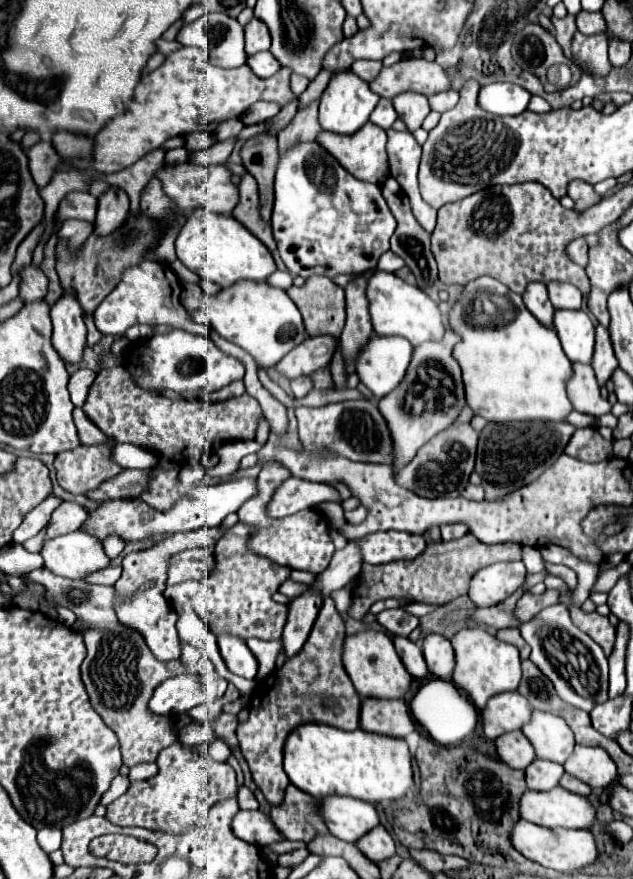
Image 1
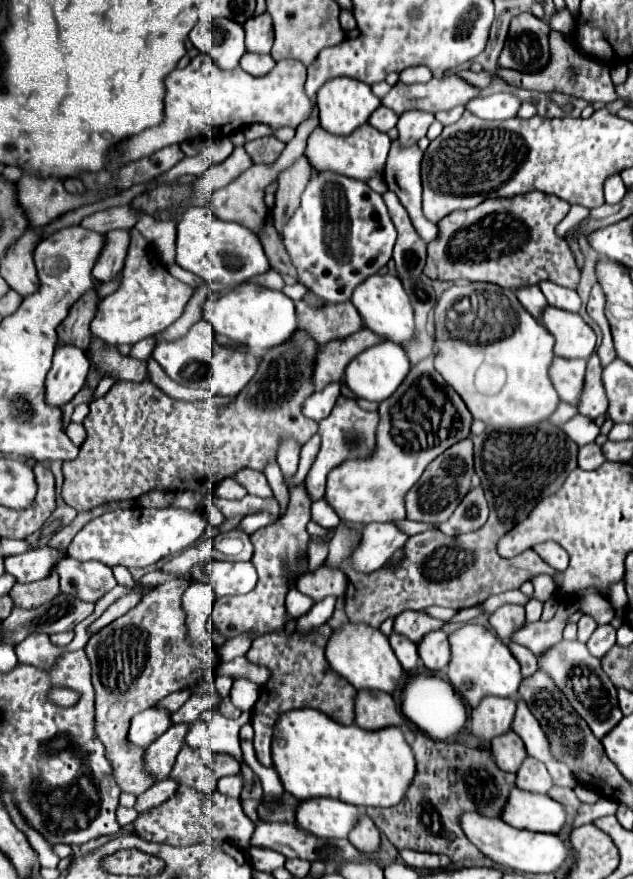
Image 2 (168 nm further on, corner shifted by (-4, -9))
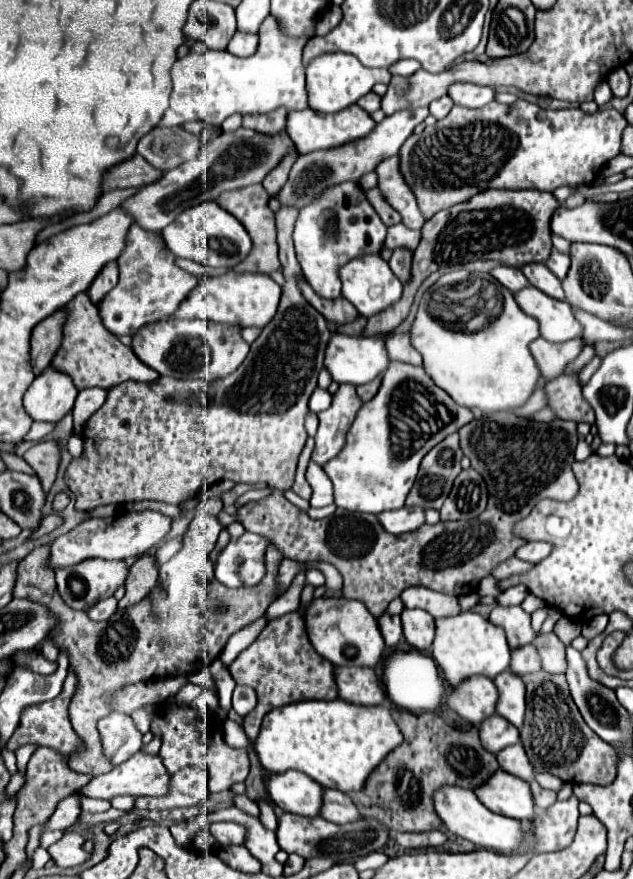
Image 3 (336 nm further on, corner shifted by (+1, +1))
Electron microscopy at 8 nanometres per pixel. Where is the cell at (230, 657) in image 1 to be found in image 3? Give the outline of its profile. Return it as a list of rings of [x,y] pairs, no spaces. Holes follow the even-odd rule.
[[[237,686],[233,692],[233,710],[239,716],[247,716],[255,706],[257,706],[255,690],[247,688],[247,686]]]

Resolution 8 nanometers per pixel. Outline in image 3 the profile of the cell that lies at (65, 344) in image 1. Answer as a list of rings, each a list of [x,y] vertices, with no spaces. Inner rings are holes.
[[[45,370],[37,376],[23,396],[23,406],[35,422],[61,422],[65,414],[73,410],[77,388],[71,378],[57,374],[57,370]]]

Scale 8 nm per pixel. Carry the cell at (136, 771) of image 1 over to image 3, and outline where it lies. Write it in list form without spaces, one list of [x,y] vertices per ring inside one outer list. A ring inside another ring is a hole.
[[[187,766],[173,774],[173,786],[165,798],[139,796],[135,808],[141,810],[169,810],[177,806],[197,806],[205,804],[209,798],[209,772],[205,766]]]

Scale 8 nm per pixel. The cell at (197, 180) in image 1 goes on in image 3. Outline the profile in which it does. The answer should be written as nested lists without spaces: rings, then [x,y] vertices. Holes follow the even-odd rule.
[[[261,184],[255,186],[245,186],[241,190],[233,190],[233,192],[225,192],[221,194],[215,201],[221,208],[225,208],[227,212],[231,212],[249,232],[251,240],[253,240],[253,248],[251,254],[245,258],[245,262],[241,262],[239,266],[235,266],[237,272],[261,272],[261,274],[269,274],[273,270],[279,270],[279,258],[277,258],[277,240],[275,240],[275,214],[269,208],[269,194],[265,192],[265,188]]]

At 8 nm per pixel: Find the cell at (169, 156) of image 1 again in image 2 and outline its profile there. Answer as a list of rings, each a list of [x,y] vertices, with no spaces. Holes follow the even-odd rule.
[[[192,206],[182,212],[178,222],[178,238],[176,238],[176,264],[200,276],[208,284],[218,282],[228,288],[234,288],[270,270],[268,258],[262,250],[258,236],[248,228],[244,228],[242,224],[224,222],[216,218],[208,206],[200,208]]]

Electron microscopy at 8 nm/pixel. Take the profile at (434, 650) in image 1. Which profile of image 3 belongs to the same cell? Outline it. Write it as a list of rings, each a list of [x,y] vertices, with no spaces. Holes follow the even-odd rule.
[[[405,608],[401,612],[401,624],[403,624],[403,636],[409,642],[409,646],[427,652],[435,634],[433,616],[421,608],[411,608],[411,610]]]

